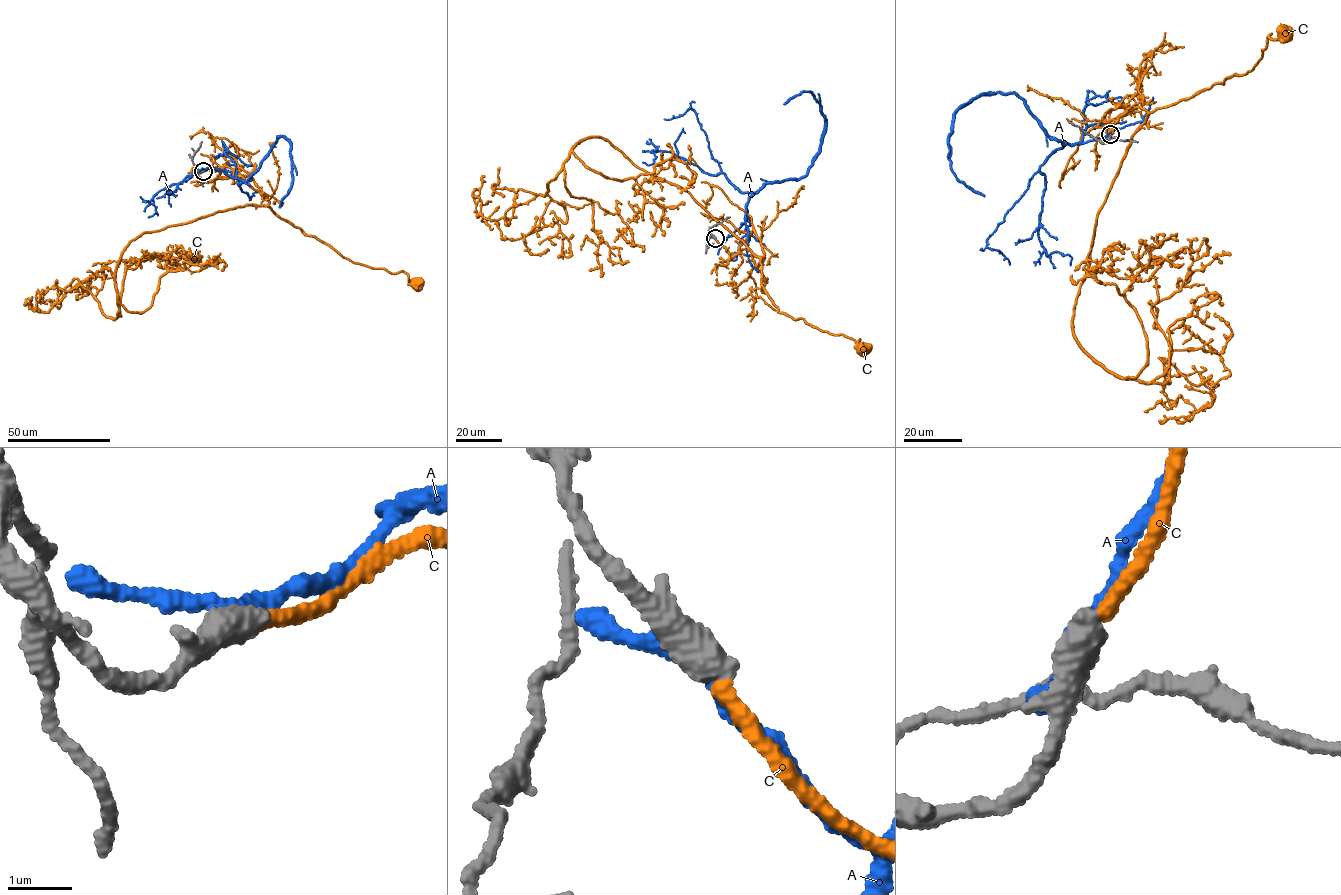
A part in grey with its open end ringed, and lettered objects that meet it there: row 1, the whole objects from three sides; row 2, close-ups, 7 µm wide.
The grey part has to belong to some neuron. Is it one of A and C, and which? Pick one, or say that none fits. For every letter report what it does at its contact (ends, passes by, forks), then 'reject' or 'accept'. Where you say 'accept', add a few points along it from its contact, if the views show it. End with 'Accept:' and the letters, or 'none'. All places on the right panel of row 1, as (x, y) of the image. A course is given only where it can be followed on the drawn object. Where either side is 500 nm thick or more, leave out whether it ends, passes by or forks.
A: reject
C: accept | via (1111, 134), (1125, 109), (1109, 110), (1102, 120), (1139, 107), (1167, 107), (1244, 75), (1270, 34), (1286, 33)
Accept: C

